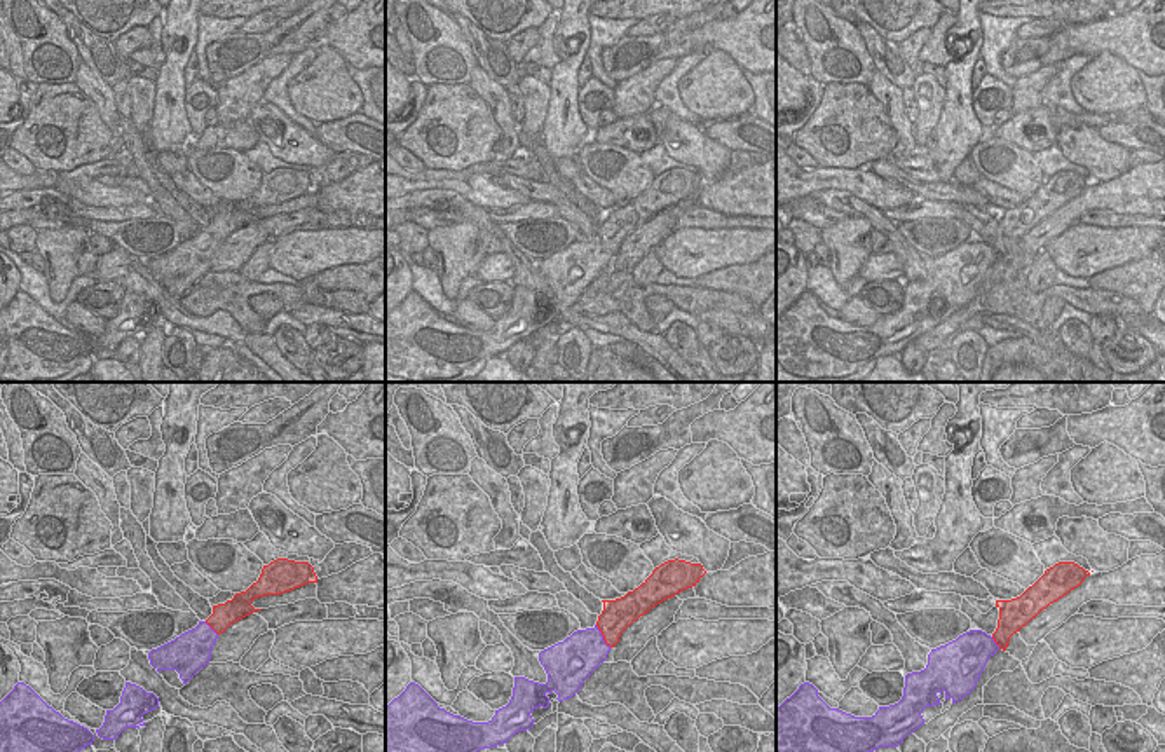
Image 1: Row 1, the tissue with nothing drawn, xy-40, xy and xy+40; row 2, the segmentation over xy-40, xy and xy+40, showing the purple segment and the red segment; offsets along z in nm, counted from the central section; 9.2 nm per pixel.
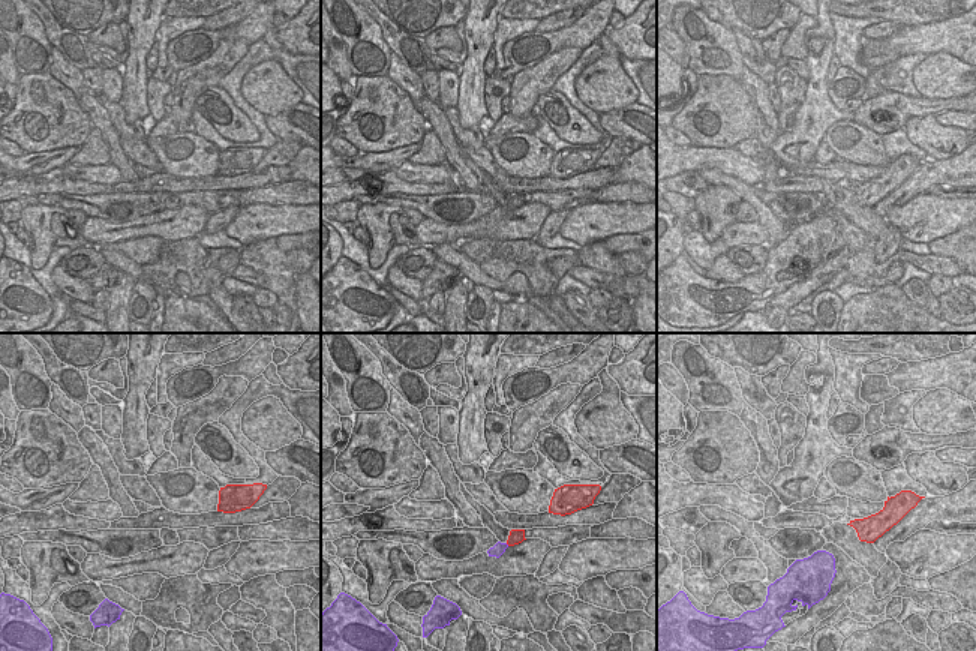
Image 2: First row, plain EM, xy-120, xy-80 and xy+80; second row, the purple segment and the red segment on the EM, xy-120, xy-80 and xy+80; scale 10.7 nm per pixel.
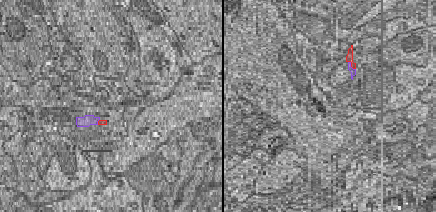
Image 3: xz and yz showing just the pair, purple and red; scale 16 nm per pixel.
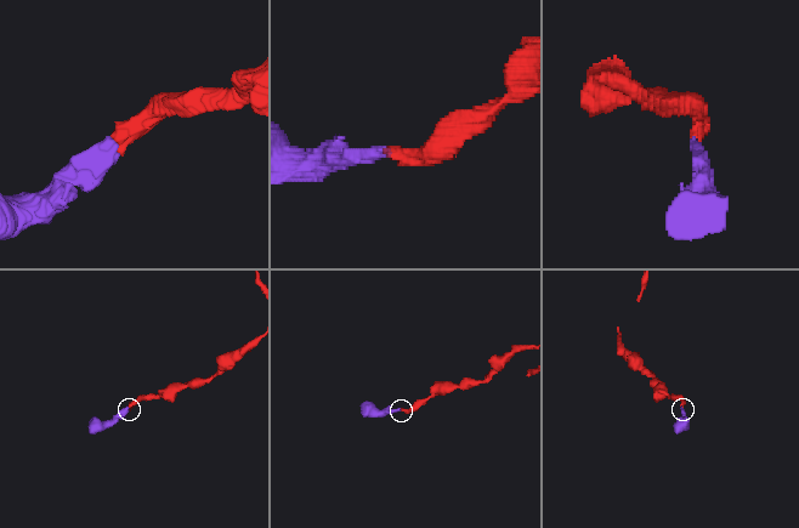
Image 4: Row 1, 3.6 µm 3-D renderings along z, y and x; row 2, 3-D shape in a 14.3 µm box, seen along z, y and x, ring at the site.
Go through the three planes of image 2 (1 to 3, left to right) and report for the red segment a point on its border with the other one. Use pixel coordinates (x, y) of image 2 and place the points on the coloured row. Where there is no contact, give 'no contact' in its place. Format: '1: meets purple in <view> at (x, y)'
1: no contact
2: no contact
3: no contact

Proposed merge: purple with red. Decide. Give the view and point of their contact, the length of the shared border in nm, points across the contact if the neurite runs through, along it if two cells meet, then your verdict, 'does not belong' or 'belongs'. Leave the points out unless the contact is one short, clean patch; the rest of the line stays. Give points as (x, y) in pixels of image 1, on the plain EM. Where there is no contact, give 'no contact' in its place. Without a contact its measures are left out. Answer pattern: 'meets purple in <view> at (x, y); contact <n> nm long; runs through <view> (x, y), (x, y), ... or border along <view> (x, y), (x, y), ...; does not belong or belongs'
meets purple in xy at (602, 246); contact 260 nm long; runs through xy (583, 260), (602, 246), (616, 225); belongs

